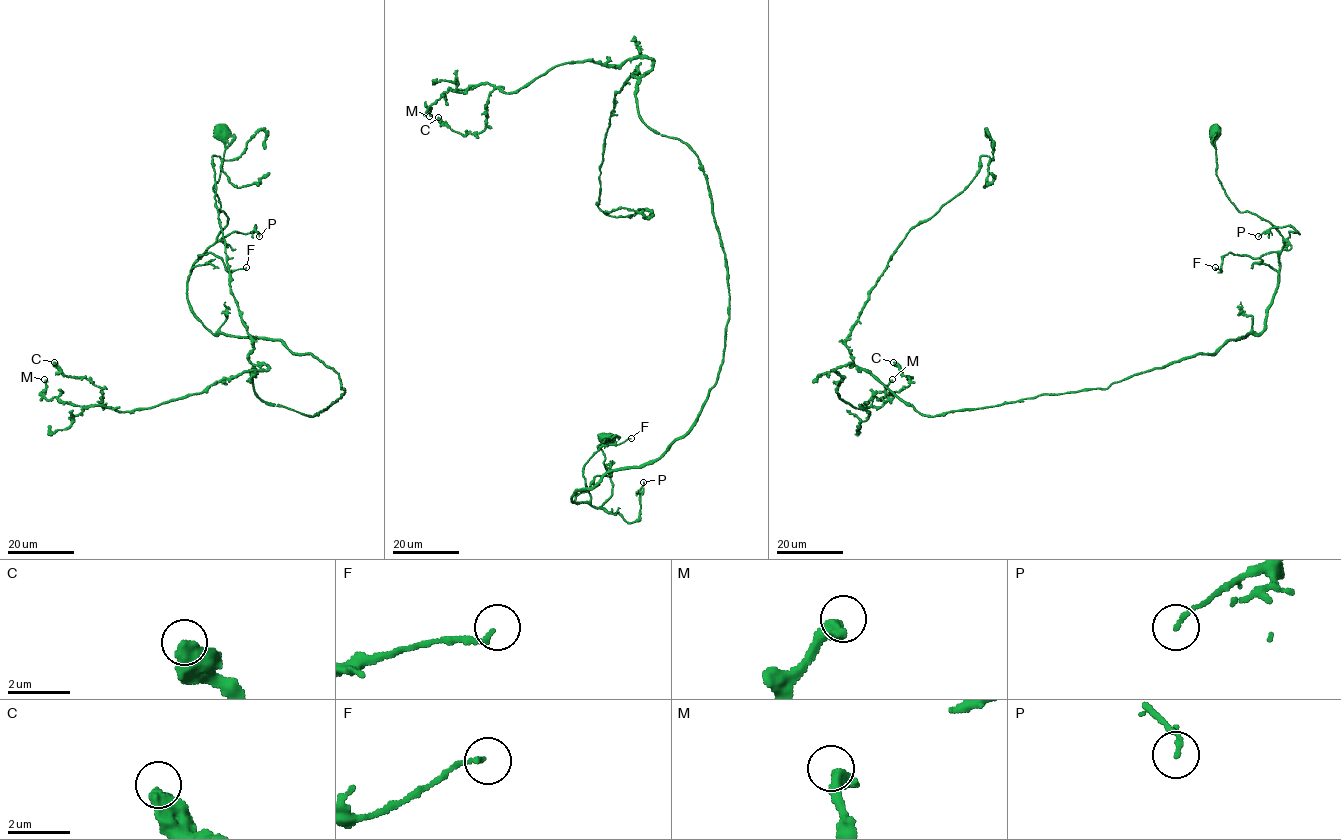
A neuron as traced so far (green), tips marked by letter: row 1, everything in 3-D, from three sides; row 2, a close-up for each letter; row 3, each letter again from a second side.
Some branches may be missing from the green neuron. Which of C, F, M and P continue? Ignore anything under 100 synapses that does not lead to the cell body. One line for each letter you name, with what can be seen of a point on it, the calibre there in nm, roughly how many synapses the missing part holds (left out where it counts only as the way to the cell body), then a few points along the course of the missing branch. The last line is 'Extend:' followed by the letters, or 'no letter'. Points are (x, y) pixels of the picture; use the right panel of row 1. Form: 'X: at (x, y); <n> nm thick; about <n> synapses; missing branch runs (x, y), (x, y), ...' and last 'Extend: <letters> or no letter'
Extend: no letter

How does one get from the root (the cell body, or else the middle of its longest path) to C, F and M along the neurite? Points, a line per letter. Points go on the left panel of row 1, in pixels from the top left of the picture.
C: (219, 131), (228, 224), (188, 304), (344, 392), (266, 405), (264, 364), (116, 411), (54, 362)
F: (219, 131), (224, 153), (214, 192), (228, 224), (198, 257), (213, 253), (228, 271), (246, 267)
M: (219, 131), (228, 224), (188, 304), (344, 392), (266, 405), (264, 364), (116, 411), (44, 379)

